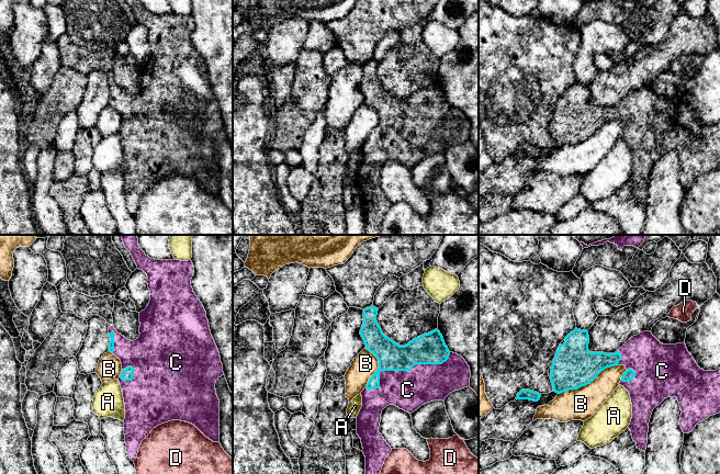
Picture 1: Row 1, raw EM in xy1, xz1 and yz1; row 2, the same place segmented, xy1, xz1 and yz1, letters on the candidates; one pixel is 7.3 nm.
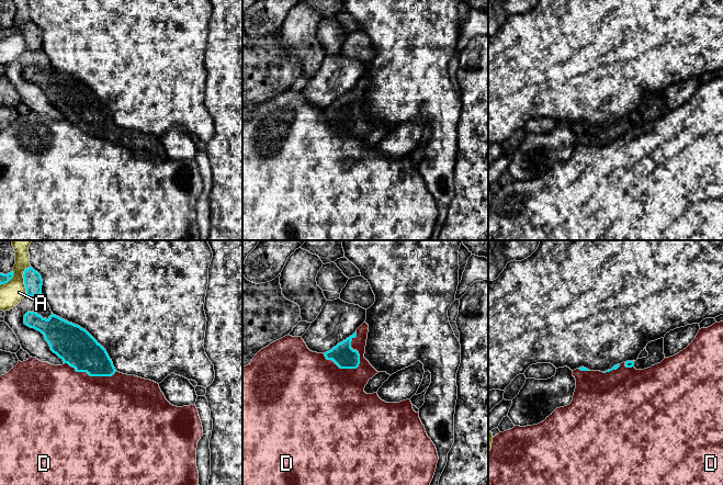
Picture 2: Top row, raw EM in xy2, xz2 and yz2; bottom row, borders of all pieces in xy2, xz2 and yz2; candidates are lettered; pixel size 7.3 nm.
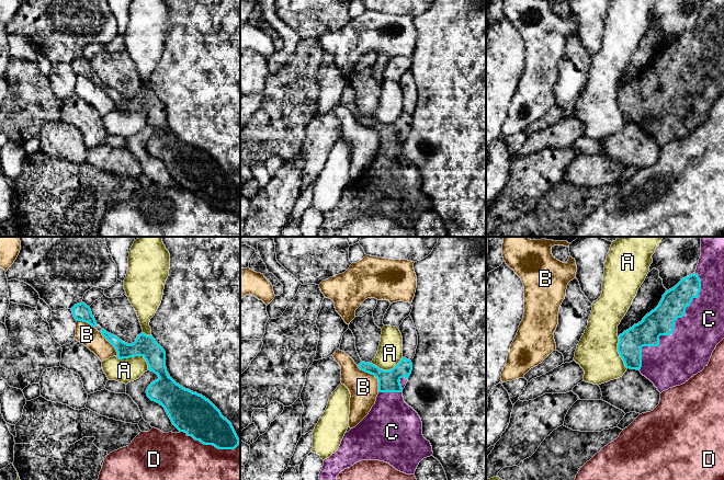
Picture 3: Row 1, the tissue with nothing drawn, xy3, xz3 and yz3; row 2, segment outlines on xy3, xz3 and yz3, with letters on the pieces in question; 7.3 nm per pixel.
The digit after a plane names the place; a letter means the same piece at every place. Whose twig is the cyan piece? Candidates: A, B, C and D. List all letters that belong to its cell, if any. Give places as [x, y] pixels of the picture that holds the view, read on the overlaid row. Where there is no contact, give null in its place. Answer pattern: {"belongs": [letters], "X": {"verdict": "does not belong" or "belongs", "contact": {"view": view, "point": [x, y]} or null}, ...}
{"belongs": ["C"], "A": {"verdict": "does not belong", "contact": {"view": "xy3", "point": [135, 355]}}, "B": {"verdict": "does not belong", "contact": {"view": "yz1", "point": [587, 383]}}, "C": {"verdict": "belongs", "contact": {"view": "yz3", "point": [674, 329]}}, "D": {"verdict": "does not belong", "contact": {"view": "xz2", "point": [359, 363]}}}

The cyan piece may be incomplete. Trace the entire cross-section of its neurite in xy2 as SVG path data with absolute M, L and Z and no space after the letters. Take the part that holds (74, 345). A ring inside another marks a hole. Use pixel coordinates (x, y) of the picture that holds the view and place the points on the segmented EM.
M35 312L24 315L24 324L41 331L48 342L50 350L56 353L64 363L75 368L77 372L87 372L90 376L112 376L116 370L106 350L83 328L69 323L52 313L48 319Z

